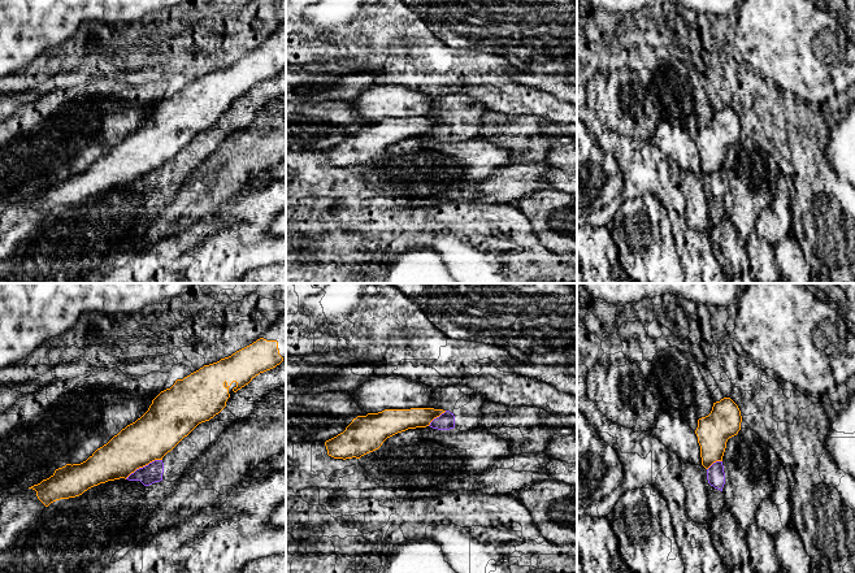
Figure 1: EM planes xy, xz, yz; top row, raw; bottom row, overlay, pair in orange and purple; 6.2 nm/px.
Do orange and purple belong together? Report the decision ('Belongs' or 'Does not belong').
Does not belong

